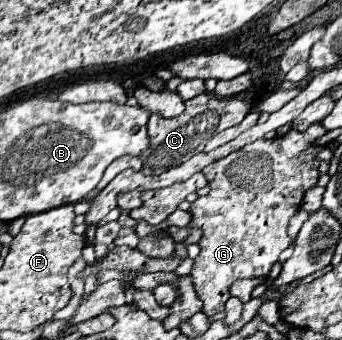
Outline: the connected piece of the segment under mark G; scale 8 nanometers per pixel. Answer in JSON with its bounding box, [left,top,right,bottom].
[189,123,325,317]

